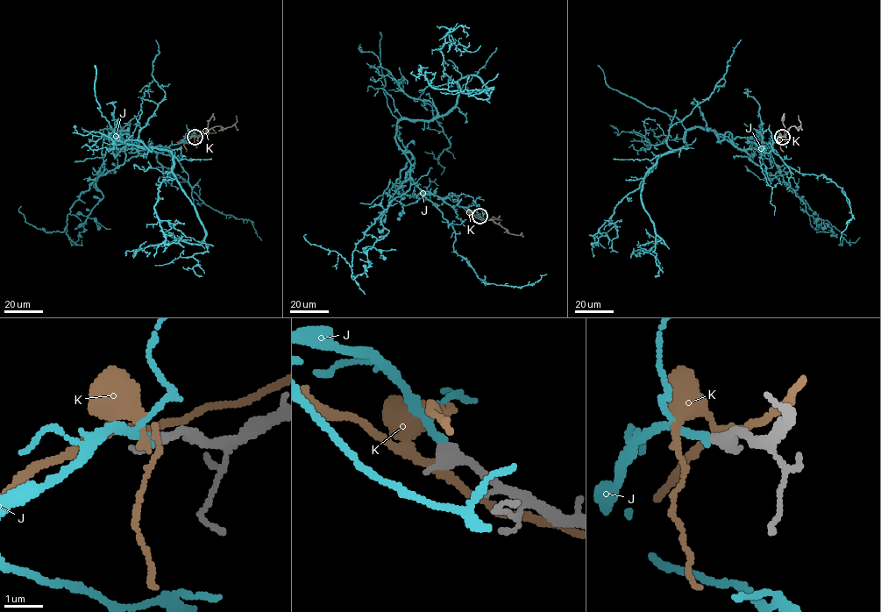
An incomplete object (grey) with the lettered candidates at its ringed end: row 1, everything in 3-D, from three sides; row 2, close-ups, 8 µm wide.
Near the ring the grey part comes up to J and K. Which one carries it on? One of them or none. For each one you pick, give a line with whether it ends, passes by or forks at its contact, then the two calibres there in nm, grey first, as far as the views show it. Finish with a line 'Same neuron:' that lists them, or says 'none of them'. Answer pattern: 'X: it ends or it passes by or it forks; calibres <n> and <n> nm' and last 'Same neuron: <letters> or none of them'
J: it passes by; calibres 400 and 170 nm
Same neuron: J

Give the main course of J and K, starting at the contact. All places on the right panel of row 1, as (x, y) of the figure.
J: (782, 137), (769, 152), (688, 128), (685, 148), (664, 153), (643, 178), (643, 208), (665, 244), (639, 255)
K: (783, 136), (777, 140), (783, 152)

